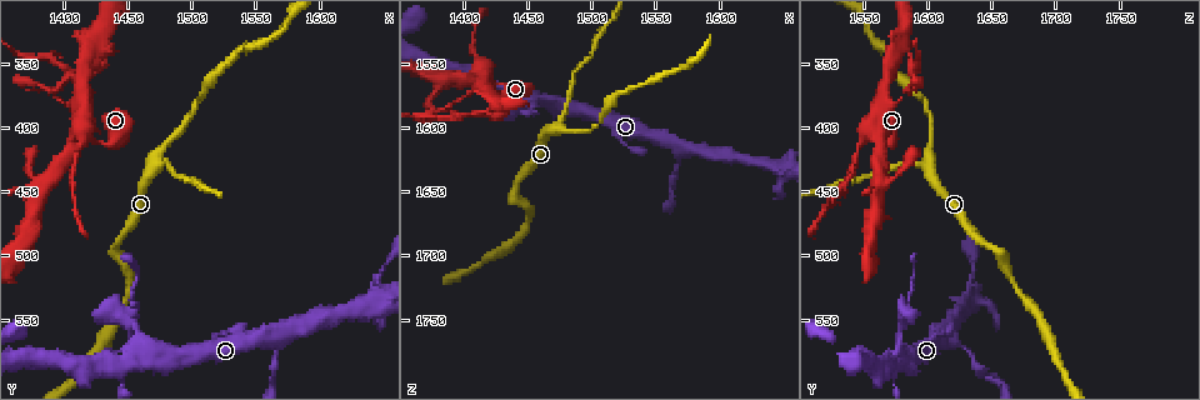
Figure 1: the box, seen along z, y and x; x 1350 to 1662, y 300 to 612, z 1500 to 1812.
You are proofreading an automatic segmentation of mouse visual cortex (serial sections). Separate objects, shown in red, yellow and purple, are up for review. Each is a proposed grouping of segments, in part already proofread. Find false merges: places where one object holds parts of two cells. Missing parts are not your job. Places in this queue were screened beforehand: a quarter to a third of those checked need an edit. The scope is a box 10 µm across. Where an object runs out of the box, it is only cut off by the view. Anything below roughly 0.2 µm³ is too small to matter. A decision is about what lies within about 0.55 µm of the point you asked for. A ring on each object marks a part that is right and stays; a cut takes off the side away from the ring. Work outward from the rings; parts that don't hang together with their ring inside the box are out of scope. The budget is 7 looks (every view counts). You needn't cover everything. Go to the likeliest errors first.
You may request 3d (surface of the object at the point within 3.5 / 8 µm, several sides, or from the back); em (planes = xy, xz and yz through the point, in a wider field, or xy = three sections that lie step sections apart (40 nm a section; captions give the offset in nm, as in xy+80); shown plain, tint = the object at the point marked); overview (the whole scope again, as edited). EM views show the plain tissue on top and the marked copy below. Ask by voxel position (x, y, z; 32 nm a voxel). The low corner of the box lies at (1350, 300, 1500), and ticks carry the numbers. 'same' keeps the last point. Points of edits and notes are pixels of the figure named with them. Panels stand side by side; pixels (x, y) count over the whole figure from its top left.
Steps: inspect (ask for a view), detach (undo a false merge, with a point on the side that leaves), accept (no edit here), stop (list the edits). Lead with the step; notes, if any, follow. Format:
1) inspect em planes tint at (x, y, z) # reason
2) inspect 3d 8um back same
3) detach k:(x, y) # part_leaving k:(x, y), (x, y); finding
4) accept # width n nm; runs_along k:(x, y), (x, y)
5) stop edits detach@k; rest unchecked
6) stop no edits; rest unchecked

inspect 3d 3.5um at (1448, 586, 1576) # thin neck

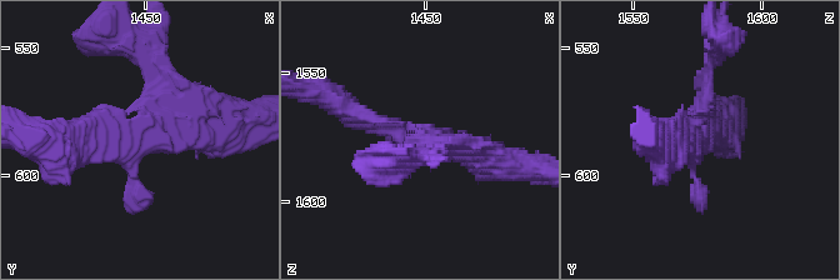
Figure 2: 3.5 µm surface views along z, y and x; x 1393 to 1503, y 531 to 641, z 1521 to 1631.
inspect em xy step 3 tint at (1446, 586, 1574) # arms 3; arm_widths 150, 300, 400 nm

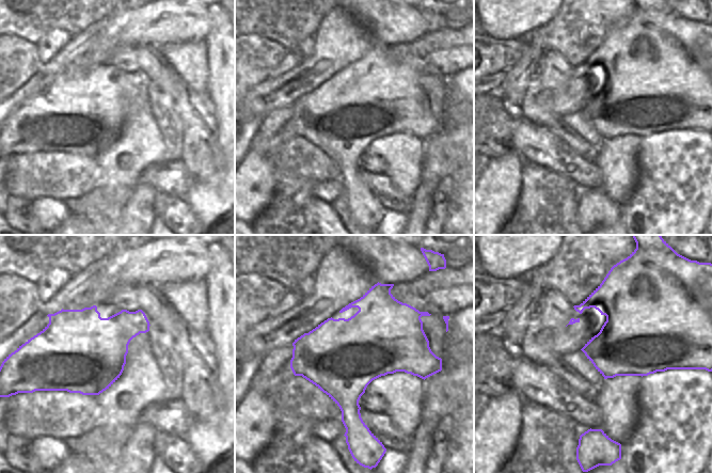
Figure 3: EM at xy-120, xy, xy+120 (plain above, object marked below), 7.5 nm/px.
accept # runs_along 2:(493, 161), (366, 123), (340, 104); continuous, no second cell

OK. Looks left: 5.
inspect 3d 3.5um at (1472, 424, 1600) # three-way junction

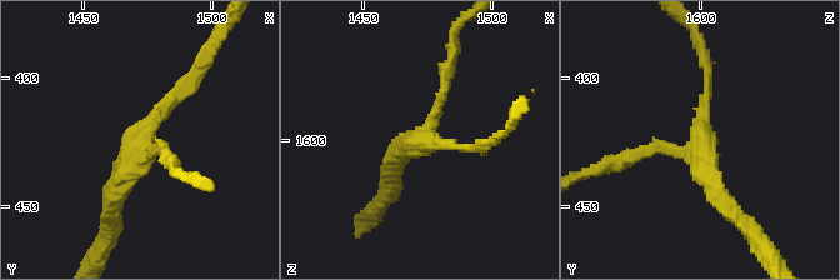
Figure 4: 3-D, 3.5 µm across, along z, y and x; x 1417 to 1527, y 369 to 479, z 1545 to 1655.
inspect em xy step 3 tint at (1471, 426, 1600) # arms 3; arm_widths 150, 150, 250 nm

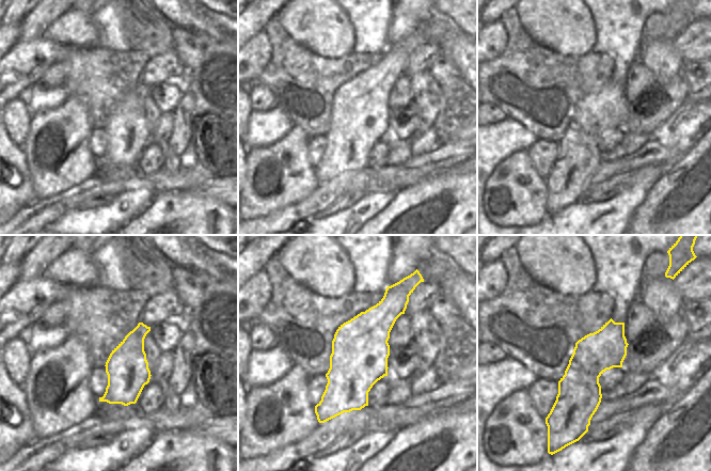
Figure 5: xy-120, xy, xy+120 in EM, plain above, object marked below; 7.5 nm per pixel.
accept # width 440 nm; runs_along 4:(114, 211), (129, 154), (190, 78); continuous, no second cell

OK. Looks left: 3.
inspect 3d 3.5um at (1570, 562, 1616) # three-way junction

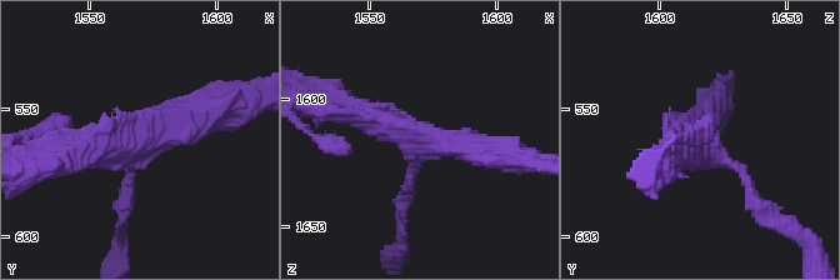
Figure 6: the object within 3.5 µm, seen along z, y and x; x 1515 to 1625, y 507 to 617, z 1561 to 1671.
inspect em planes tint at (1569, 563, 1615) # arms 3; arm_widths 150, 350, 400 nm; need the tissue

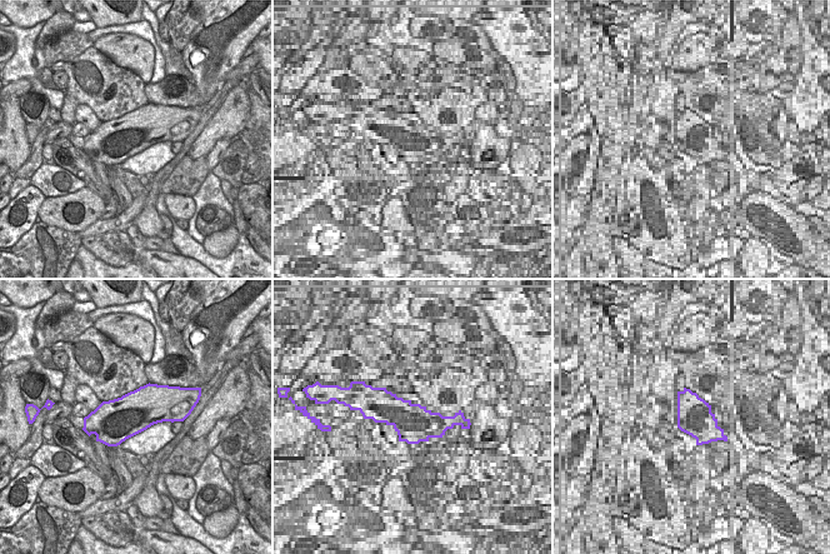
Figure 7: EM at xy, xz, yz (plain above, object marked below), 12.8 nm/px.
inspect em xy step 2 tint same

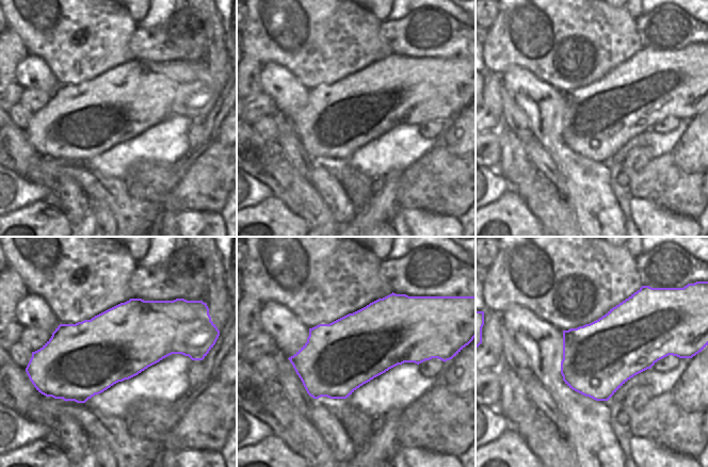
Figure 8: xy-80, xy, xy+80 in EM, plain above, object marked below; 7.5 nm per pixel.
accept # runs_along 6:(63, 161), (211, 111); all the same cell

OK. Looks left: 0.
stop no edits; rest unchecked

